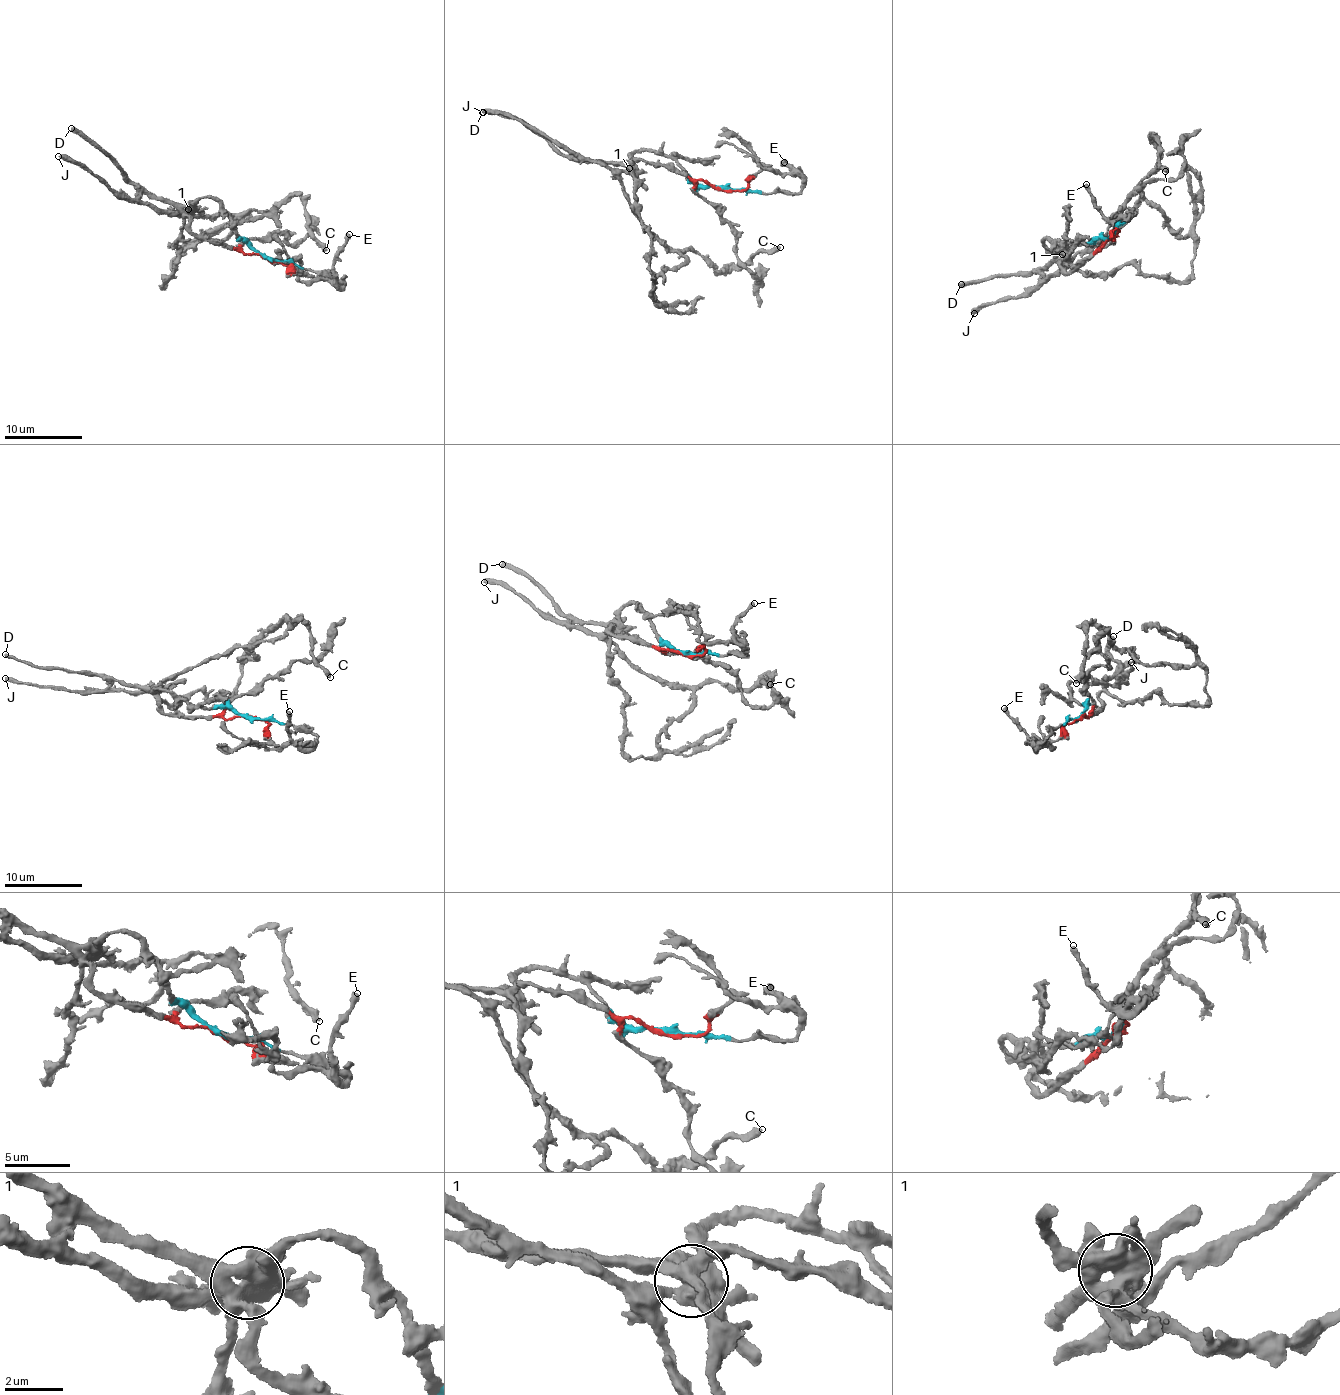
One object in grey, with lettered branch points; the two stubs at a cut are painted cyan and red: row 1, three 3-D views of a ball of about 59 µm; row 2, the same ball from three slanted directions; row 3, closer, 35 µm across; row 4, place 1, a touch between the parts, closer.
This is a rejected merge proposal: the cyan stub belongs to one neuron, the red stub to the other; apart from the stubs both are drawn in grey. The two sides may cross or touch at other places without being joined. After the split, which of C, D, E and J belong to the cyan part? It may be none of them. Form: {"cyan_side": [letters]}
{"cyan_side": ["C", "E", "J"]}

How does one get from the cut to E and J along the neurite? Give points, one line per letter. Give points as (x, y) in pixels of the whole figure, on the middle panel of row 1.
E: (723, 188), (794, 194), (802, 180), (798, 173), (781, 163), (784, 162)
J: (723, 188), (697, 183), (677, 162), (650, 150), (635, 152), (625, 170), (577, 158), (516, 120), (483, 112)

